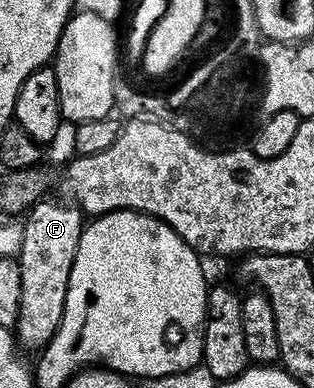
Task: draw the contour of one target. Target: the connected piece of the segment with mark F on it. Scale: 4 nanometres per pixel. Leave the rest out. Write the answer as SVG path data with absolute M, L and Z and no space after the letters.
M39 200L29 210L25 218L27 221L22 225L22 251L16 257L22 284L22 312L18 314L16 340L23 350L45 349L60 327L68 295L68 275L72 275L76 247L80 247L80 235L84 228L81 209L65 200L46 200Z

